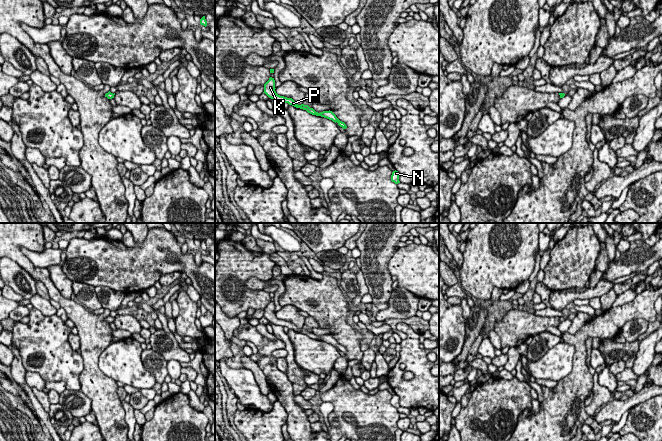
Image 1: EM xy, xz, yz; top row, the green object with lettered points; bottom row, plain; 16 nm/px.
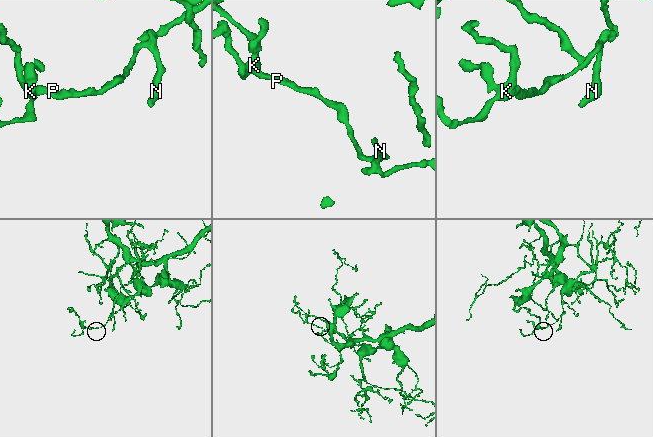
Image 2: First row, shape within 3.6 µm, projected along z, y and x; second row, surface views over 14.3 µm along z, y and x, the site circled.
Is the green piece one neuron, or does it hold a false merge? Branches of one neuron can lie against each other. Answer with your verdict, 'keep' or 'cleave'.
keep

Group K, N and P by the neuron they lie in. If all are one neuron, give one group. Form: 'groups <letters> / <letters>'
groups K N P

